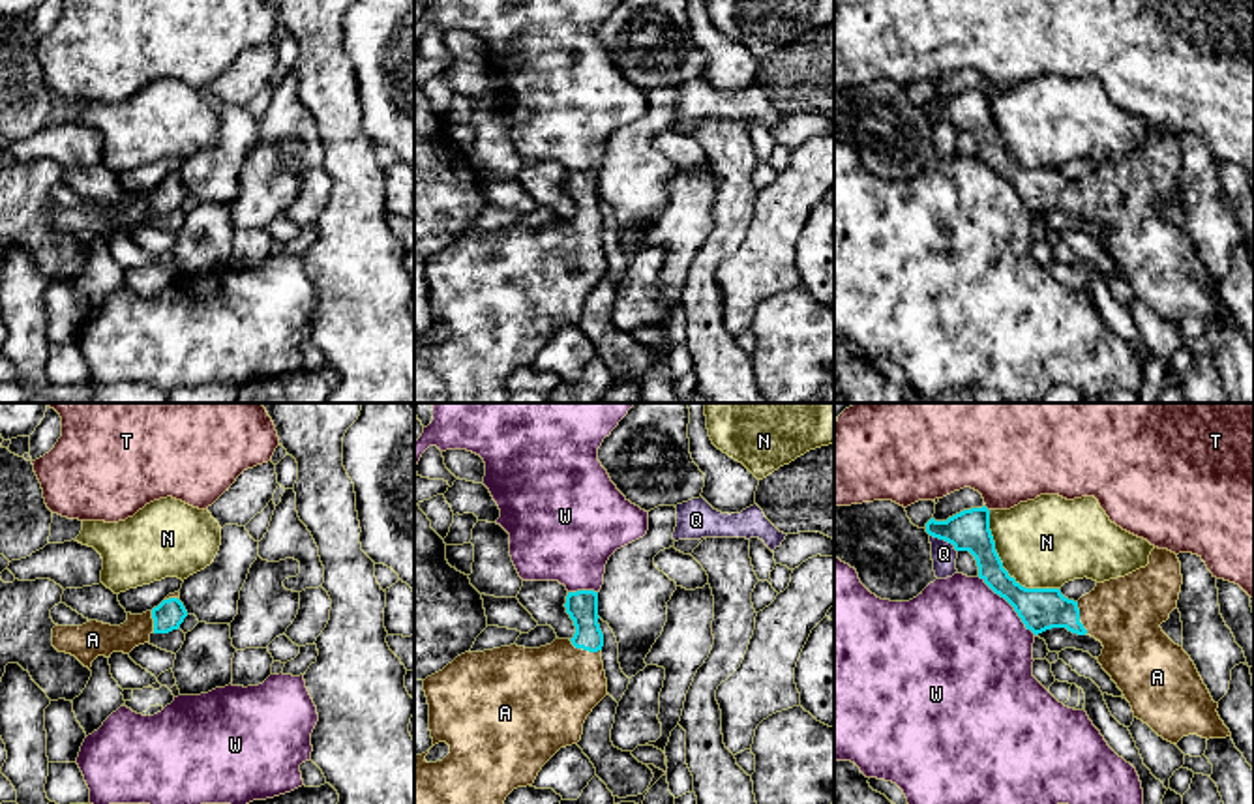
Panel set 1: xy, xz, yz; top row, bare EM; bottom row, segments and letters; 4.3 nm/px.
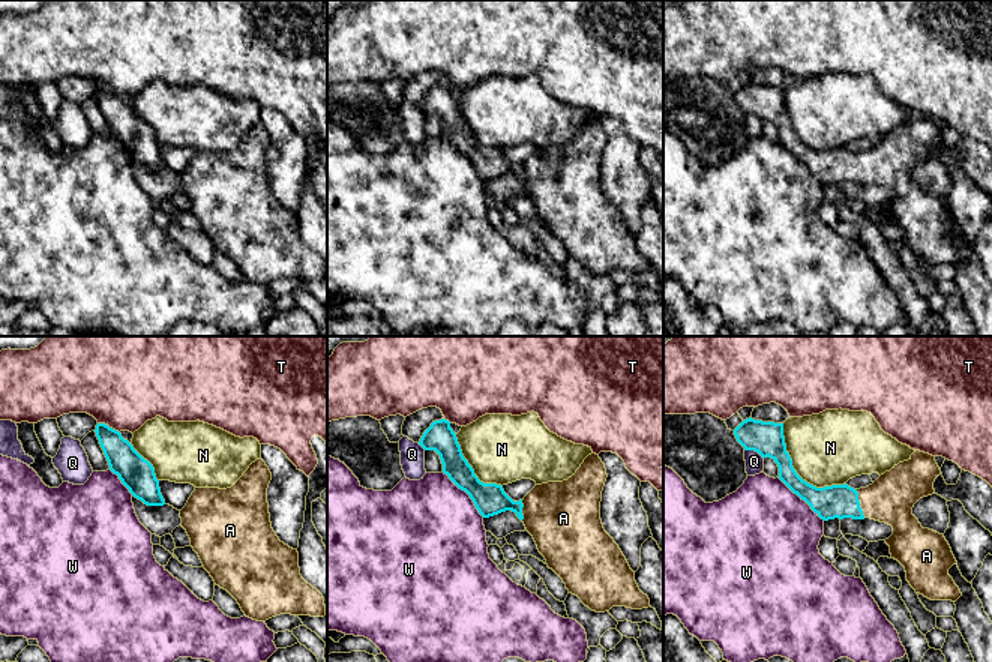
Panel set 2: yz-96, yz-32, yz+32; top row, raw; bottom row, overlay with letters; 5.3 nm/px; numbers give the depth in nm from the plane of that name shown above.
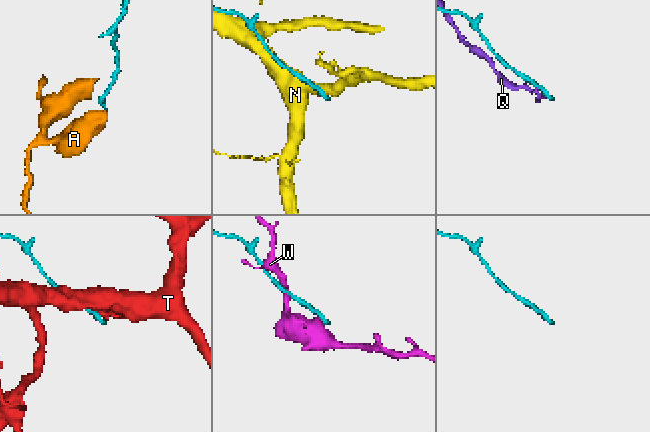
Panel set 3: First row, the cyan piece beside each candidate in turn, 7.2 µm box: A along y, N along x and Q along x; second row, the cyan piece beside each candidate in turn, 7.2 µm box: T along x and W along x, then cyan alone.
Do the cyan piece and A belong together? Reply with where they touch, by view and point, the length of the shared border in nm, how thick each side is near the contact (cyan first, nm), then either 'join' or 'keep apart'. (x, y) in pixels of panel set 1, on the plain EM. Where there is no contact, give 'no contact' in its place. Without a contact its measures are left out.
xz (585, 229) | 150 nm | 140/400 nm | join

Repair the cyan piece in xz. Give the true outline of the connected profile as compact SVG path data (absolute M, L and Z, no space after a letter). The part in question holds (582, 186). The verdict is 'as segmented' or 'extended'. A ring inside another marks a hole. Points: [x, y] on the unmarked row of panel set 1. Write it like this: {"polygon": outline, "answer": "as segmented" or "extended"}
{"polygon": "M568 172L564 187L575 206L572 219L555 219L540 229L510 225L484 232L465 232L424 261L433 326L446 322L450 334L437 343L425 341L429 330L414 337L414 403L504 403L506 377L517 367L532 365L542 347L560 328L581 320L587 296L607 275L598 172Z", "answer": "extended"}

